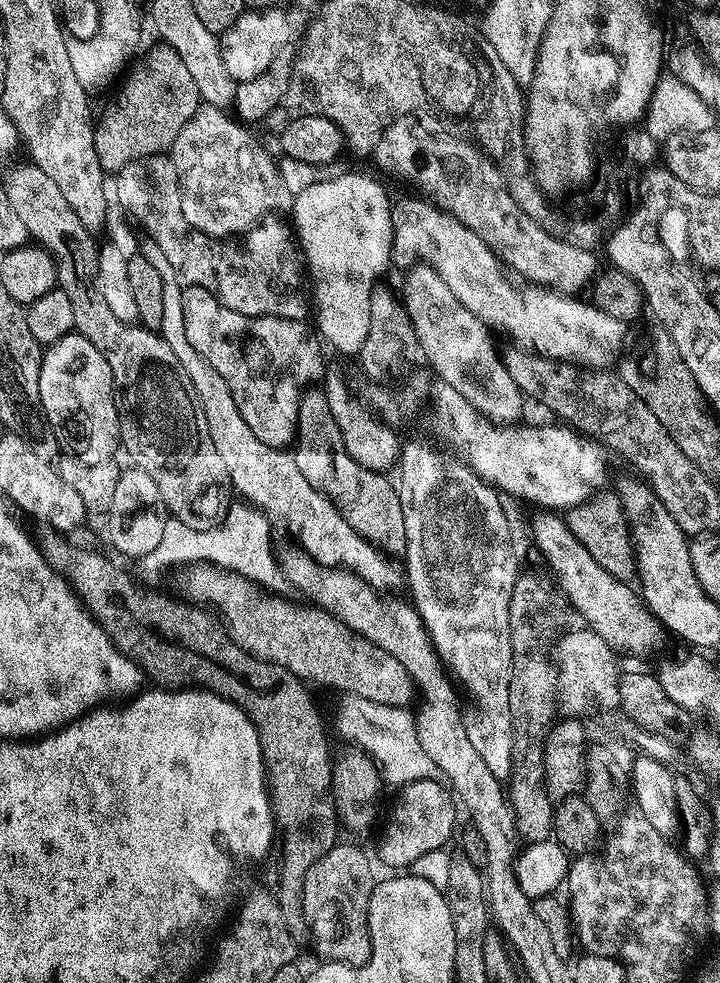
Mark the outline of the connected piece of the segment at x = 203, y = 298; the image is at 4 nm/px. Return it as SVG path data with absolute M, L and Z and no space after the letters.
M193 286L184 288L182 314L186 318L186 338L190 338L190 348L198 350L198 354L202 354L202 358L206 358L206 362L210 362L210 366L226 378L226 386L230 386L238 414L246 418L246 426L254 430L254 438L266 442L266 446L271 448L291 445L296 432L301 391L319 381L326 368L320 357L321 341L312 340L307 323L273 316L247 316L222 306L207 288Z

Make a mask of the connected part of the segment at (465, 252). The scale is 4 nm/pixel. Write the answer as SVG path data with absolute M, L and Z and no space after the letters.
M404 196L397 202L397 204L395 201L395 203L391 205L392 254L390 260L393 265L397 264L397 266L400 267L400 270L404 270L409 267L410 262L415 260L419 261L421 264L429 264L430 267L442 278L442 282L446 282L446 287L453 292L454 298L458 298L458 302L462 302L462 306L466 306L466 310L470 310L470 314L477 316L479 320L488 325L489 329L495 330L497 333L499 333L498 331L508 331L509 334L516 339L513 341L515 347L519 349L524 349L527 352L535 352L536 354L545 356L548 359L571 361L572 363L581 365L587 369L607 369L609 366L612 366L612 363L616 360L616 351L619 350L620 343L624 340L625 325L621 323L621 321L610 318L610 314L606 314L602 310L598 310L595 304L591 302L585 302L585 304L583 304L582 301L575 300L575 298L572 297L575 295L565 294L563 291L557 290L551 286L533 284L531 282L516 282L520 284L511 284L511 282L508 281L509 273L506 271L505 265L502 263L500 257L492 253L490 246L481 244L480 241L477 240L474 230L470 230L462 222L458 222L453 219L453 217L449 216L447 212L443 212L443 210L437 208L434 204L427 202L425 199L419 199L420 200L415 200L412 196Z

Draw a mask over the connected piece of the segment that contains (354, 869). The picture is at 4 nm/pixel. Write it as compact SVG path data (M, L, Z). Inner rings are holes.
M337 842L325 856L314 862L314 866L310 866L304 879L304 919L308 921L308 932L321 961L349 966L367 962L372 952L372 943L368 938L368 903L373 887L372 864L356 844Z

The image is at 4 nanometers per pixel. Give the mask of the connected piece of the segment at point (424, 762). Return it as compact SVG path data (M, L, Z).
M355 698L344 708L344 730L352 740L361 744L369 760L376 766L385 785L403 786L419 780L440 780L438 766L422 750L418 740L416 717L405 708L382 706L378 702L366 702Z

